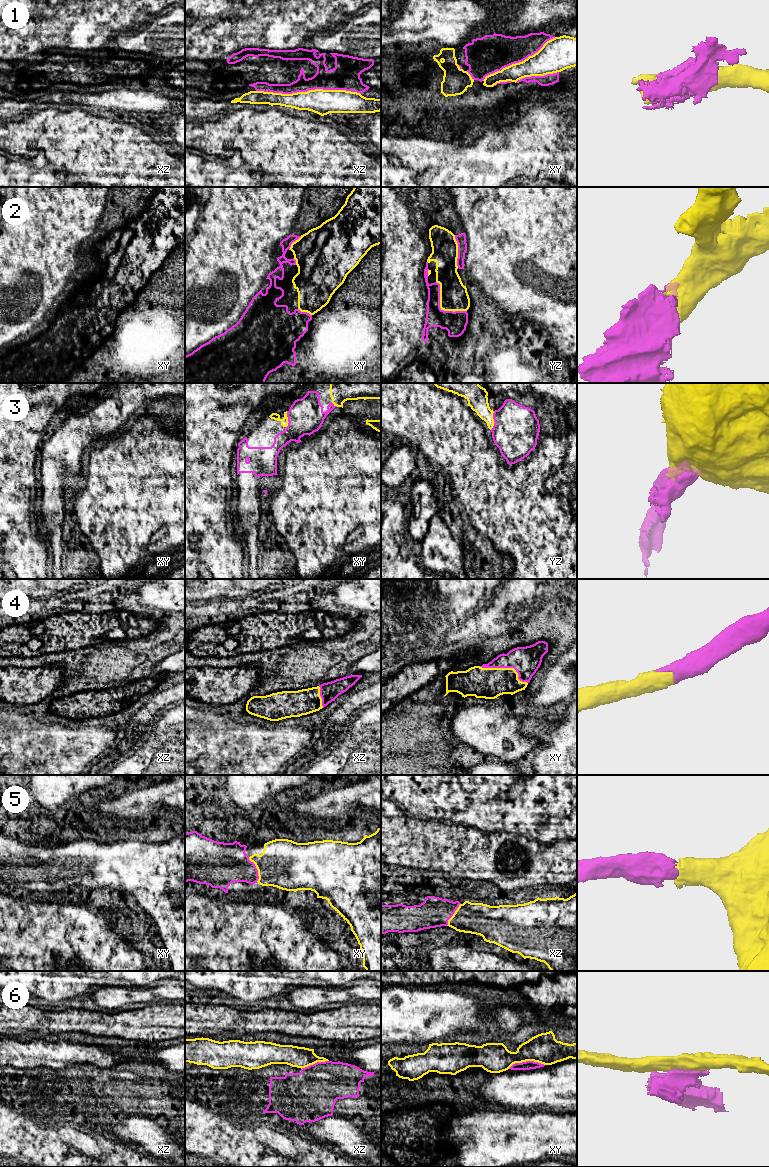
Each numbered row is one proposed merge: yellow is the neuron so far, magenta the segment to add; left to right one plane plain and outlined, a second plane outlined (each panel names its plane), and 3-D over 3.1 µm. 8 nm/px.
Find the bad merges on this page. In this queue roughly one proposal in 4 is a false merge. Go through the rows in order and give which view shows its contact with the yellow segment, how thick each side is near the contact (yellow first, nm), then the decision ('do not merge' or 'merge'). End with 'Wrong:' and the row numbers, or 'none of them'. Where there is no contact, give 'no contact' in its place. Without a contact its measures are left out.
1: xz | 200/200 nm | do not merge
2: yz | 220/180 nm | merge
3: yz | 160/360 nm | merge
4: xy | 260/220 nm | merge
5: xy | 400/320 nm | merge
6: xy | 240/70 nm | do not merge
Wrong: 1, 6

